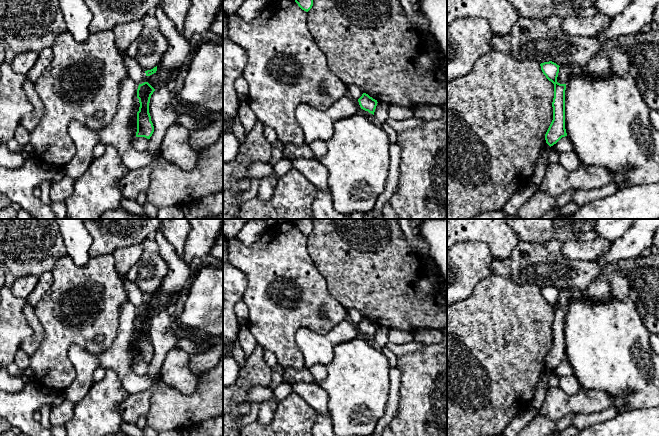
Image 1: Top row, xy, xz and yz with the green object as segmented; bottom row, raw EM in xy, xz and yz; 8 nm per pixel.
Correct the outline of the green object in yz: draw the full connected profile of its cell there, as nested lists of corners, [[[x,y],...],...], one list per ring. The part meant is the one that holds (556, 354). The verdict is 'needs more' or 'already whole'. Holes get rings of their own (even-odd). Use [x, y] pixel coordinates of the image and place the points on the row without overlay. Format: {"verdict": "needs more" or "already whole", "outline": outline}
{"verdict": "needs more", "outline": [[[549,285],[541,287],[540,290],[546,302],[554,308],[553,344],[545,358],[546,367],[550,371],[567,360],[580,389],[609,394],[612,397],[610,407],[617,408],[621,414],[635,409],[659,407],[659,355],[652,349],[649,342],[651,333],[629,298],[614,298],[609,303],[591,303],[574,295],[566,308],[560,308],[557,306],[559,289]]]}

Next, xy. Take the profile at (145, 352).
{"verdict": "needs more", "outline": [[[190,219],[191,230],[180,257],[175,248],[165,239],[161,230],[155,232],[161,255],[166,262],[166,275],[156,291],[145,295],[146,300],[137,313],[137,322],[132,341],[132,351],[136,361],[150,363],[154,350],[149,337],[149,327],[153,316],[166,310],[170,298],[180,293],[189,276],[189,264],[194,257],[210,254],[211,248],[223,227],[223,219]]]}

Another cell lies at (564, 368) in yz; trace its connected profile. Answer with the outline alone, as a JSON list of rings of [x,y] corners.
[[[567,360],[562,361],[556,368],[551,370],[551,372],[558,375],[559,377],[574,375],[572,367]]]

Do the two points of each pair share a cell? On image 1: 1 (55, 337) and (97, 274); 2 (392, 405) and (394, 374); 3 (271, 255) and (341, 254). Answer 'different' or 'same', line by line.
1: same
2: same
3: different

